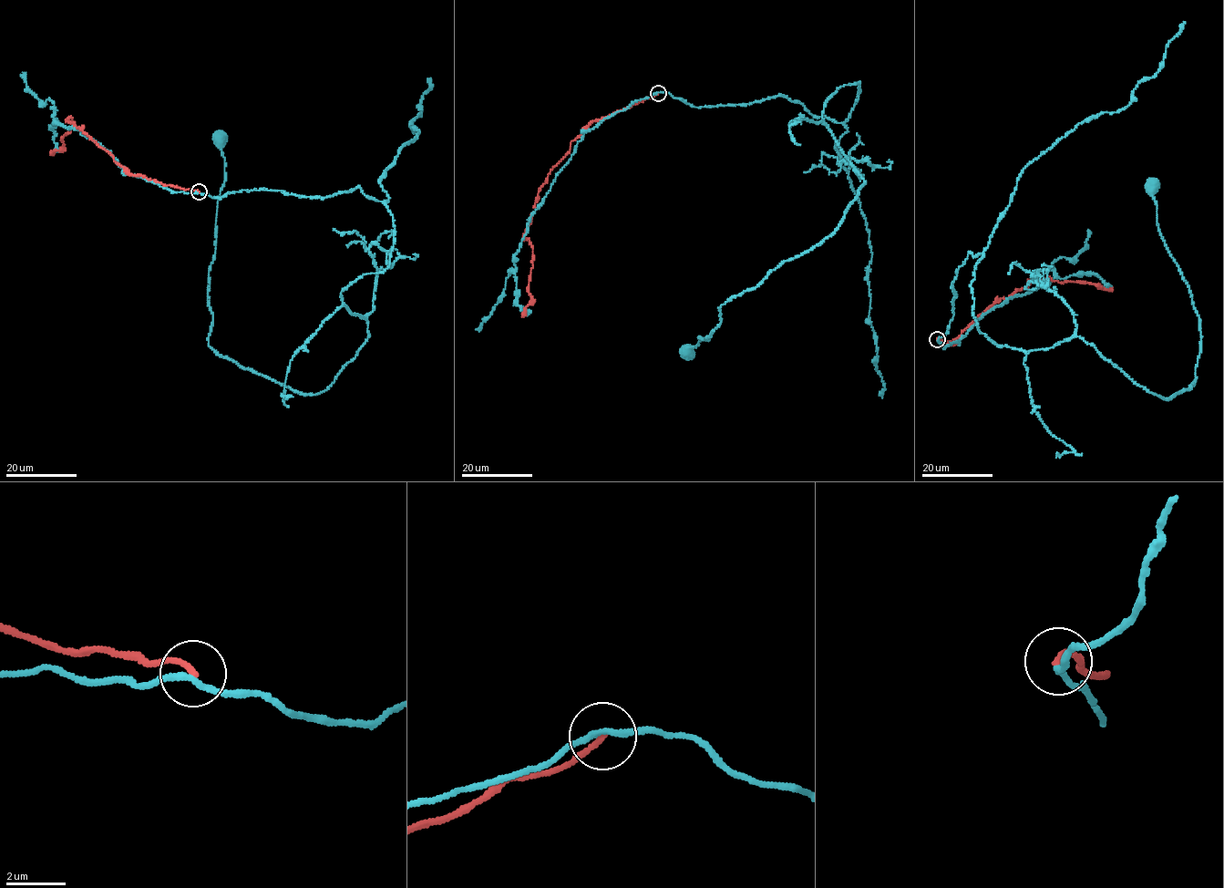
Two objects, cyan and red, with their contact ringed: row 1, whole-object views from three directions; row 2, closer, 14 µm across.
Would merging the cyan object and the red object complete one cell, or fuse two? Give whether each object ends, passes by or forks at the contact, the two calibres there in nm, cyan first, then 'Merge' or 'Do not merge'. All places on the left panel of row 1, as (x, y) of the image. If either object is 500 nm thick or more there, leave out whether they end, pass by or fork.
At the ring cyan passes by. At the ring red ends. Thickness 190 nm (cyan) against 200 nm. Do not merge

